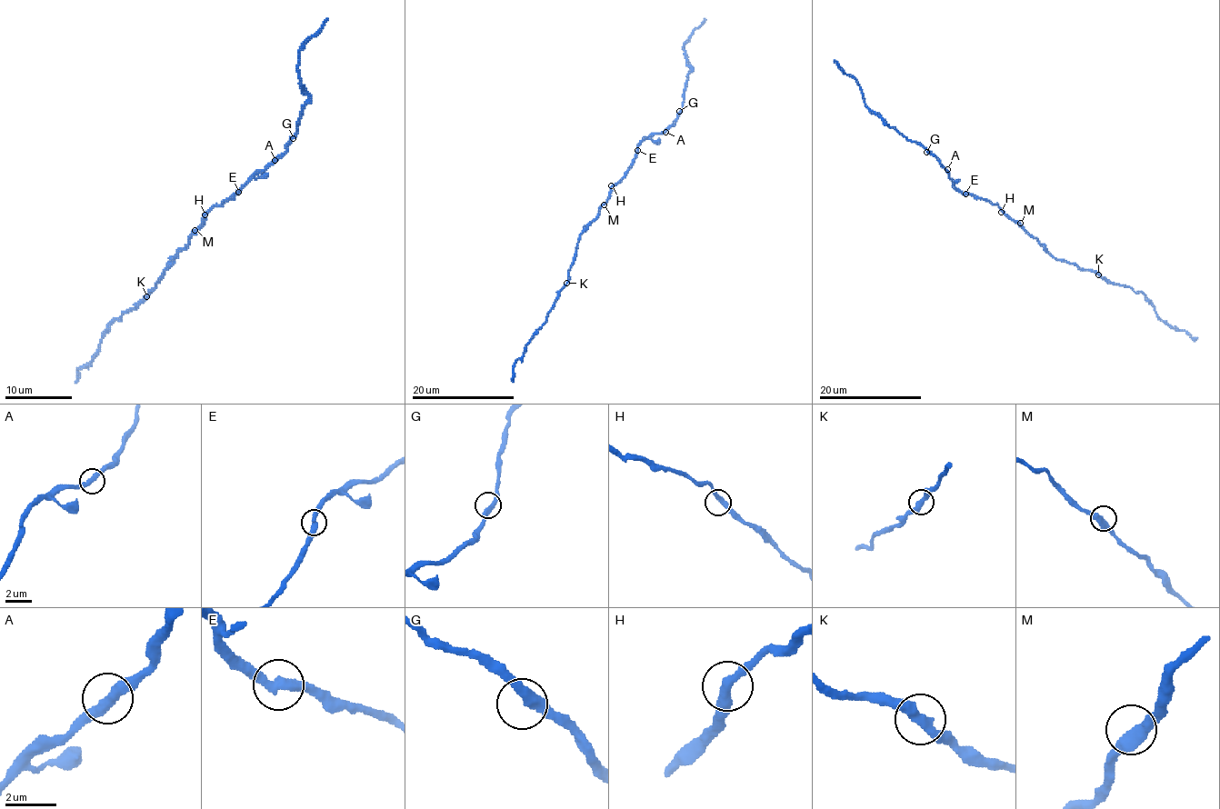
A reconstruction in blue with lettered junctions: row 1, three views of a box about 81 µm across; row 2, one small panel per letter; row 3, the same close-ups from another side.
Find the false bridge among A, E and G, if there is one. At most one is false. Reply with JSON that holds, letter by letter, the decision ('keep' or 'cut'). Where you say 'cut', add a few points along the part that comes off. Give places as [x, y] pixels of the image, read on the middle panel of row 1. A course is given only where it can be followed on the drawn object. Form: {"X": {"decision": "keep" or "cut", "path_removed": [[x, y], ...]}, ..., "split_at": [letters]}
{"A": {"decision": "keep"}, "E": {"decision": "keep"}, "G": {"decision": "keep"}, "split_at": []}

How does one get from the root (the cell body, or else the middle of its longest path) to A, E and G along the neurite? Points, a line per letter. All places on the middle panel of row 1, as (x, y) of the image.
A: (613, 186), (631, 164), (637, 146), (651, 135), (665, 132)
E: (613, 186), (624, 175), (637, 149)
G: (613, 186), (631, 164), (637, 146), (651, 135), (663, 134), (674, 123), (679, 111)

